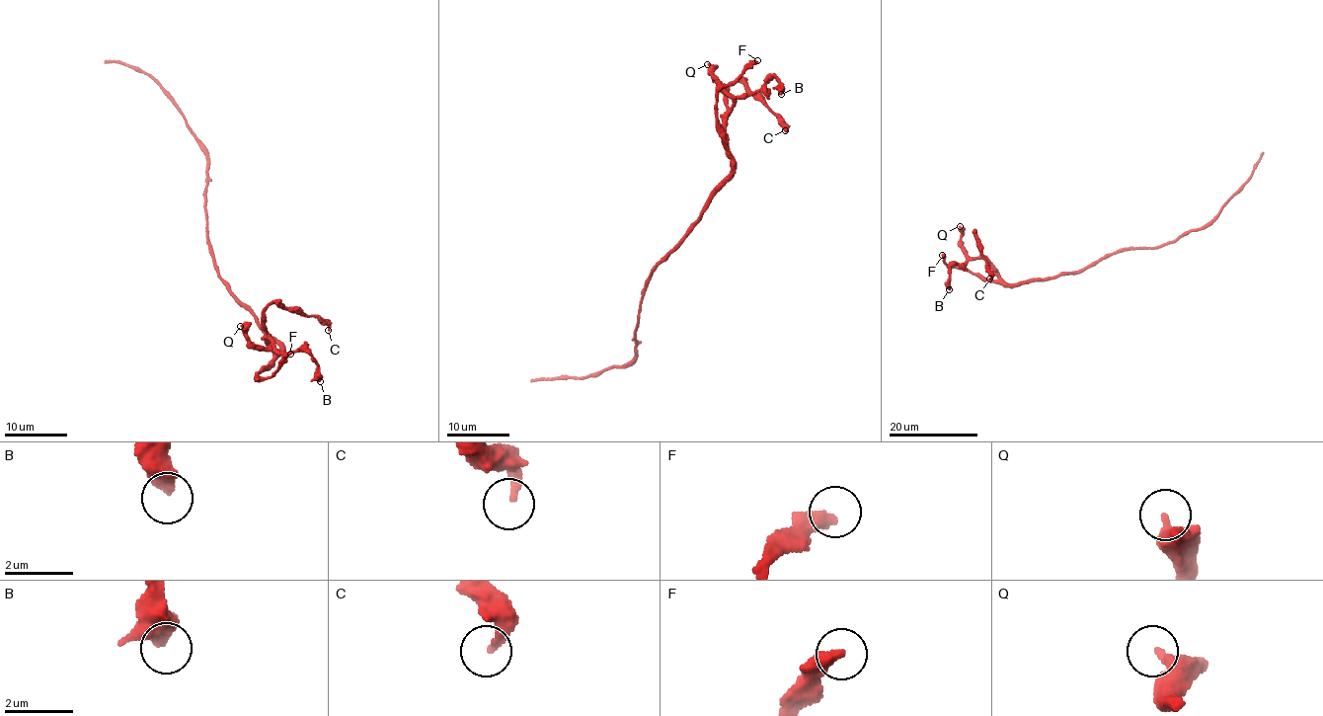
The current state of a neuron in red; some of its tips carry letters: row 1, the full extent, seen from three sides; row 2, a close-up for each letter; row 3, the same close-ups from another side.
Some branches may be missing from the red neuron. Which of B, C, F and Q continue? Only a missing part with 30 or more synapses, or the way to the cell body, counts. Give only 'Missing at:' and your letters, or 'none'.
Missing at: none

